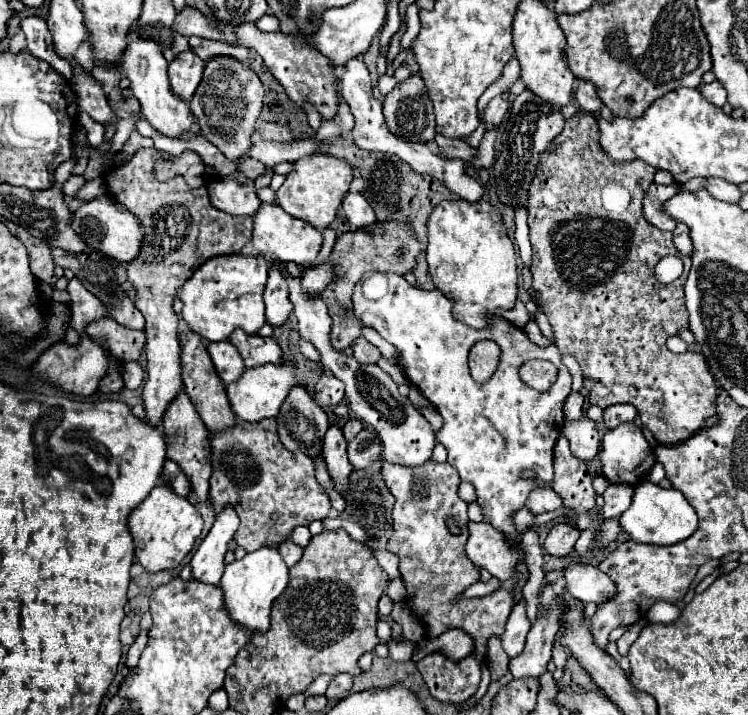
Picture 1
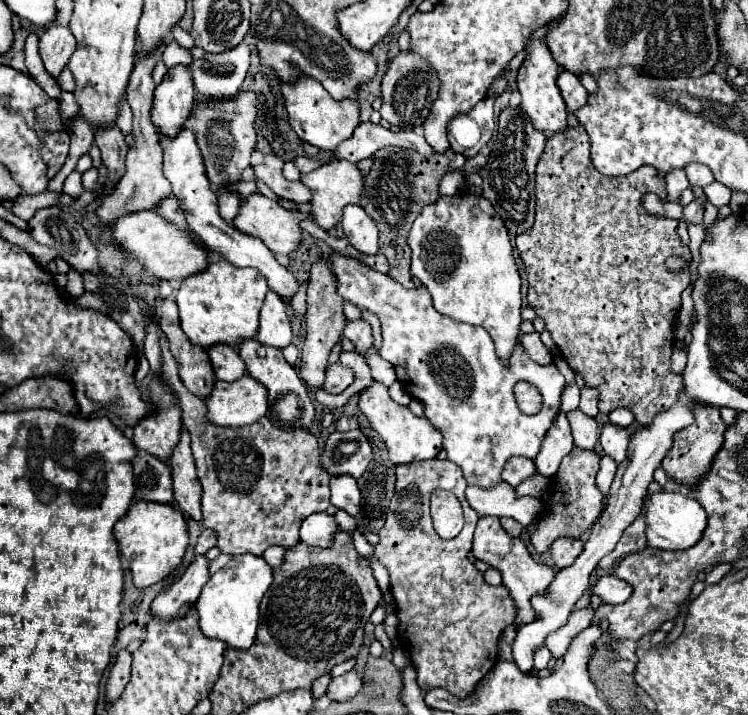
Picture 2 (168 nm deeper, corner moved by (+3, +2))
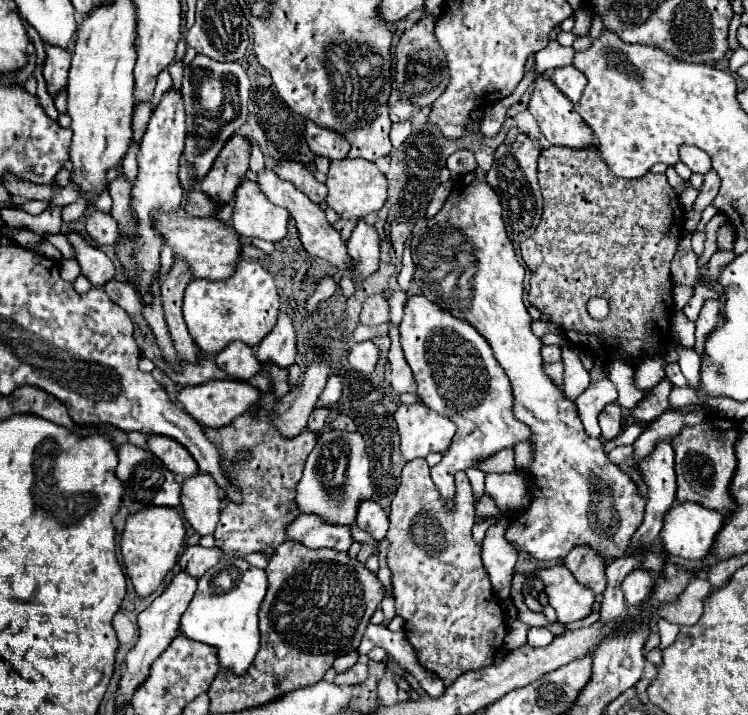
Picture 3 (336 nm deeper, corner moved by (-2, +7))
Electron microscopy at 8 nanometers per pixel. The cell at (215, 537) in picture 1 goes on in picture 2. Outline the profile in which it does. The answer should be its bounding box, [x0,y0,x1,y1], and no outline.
[151,554,209,620]

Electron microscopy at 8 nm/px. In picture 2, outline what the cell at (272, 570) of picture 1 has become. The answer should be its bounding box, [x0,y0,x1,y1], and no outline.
[195,556,273,648]

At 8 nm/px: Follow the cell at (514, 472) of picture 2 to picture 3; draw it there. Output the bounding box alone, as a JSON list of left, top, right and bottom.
[478,449,514,473]

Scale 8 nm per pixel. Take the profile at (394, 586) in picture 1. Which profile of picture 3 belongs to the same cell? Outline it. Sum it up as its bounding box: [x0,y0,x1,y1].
[356,501,388,541]

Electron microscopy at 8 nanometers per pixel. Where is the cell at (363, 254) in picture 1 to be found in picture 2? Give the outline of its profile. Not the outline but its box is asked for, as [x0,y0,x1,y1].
[299,256,347,386]

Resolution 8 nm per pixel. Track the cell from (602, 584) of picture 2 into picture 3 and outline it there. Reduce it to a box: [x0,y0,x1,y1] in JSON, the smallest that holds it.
[622,569,654,605]

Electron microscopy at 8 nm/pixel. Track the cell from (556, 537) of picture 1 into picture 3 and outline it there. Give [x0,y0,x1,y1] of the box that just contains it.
[564,547,606,595]

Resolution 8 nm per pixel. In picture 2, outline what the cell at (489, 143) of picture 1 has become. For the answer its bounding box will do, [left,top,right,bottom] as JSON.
[441,170,465,196]

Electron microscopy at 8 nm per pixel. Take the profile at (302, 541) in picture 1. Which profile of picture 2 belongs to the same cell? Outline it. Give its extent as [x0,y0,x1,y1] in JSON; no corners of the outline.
[301,512,337,546]

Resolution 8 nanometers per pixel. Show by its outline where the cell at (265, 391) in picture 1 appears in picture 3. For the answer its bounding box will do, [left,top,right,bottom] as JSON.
[178,381,260,427]

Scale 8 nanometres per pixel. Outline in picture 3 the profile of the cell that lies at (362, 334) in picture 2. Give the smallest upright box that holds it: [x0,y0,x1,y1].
[360,291,390,325]

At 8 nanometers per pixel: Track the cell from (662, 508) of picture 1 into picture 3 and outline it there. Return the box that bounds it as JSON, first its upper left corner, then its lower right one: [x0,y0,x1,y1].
[660,503,726,561]

